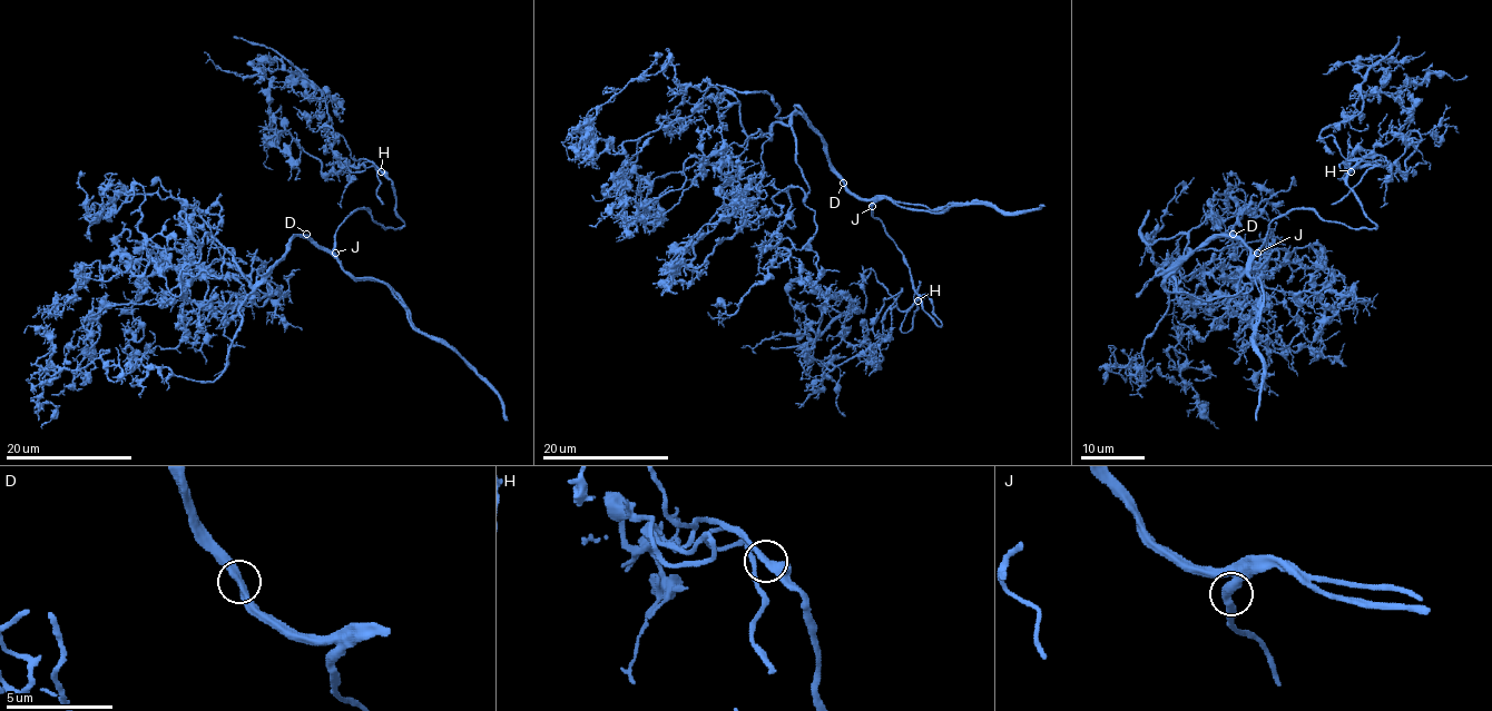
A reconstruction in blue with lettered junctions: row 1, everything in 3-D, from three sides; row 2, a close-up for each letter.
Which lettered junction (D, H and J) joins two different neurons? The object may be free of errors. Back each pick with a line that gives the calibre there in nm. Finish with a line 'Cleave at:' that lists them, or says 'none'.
Cleave at: none

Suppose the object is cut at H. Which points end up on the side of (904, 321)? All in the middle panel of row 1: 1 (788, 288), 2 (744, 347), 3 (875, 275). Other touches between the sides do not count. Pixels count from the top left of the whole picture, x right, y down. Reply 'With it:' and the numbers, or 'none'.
With it: none

